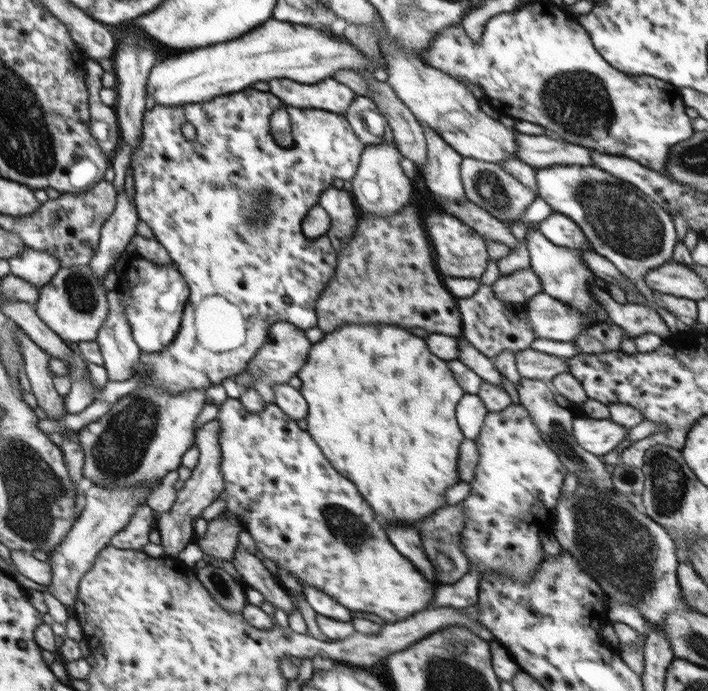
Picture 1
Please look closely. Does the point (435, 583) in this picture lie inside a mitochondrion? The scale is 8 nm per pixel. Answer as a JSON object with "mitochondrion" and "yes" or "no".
{"mitochondrion":"no"}

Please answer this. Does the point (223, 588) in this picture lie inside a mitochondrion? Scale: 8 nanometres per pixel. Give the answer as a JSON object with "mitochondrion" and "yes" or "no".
{"mitochondrion":"yes"}

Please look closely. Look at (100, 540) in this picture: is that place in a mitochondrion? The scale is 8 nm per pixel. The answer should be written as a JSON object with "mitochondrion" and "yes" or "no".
{"mitochondrion":"no"}

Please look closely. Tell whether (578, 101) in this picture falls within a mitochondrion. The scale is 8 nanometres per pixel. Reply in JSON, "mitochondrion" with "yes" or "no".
{"mitochondrion":"yes"}

